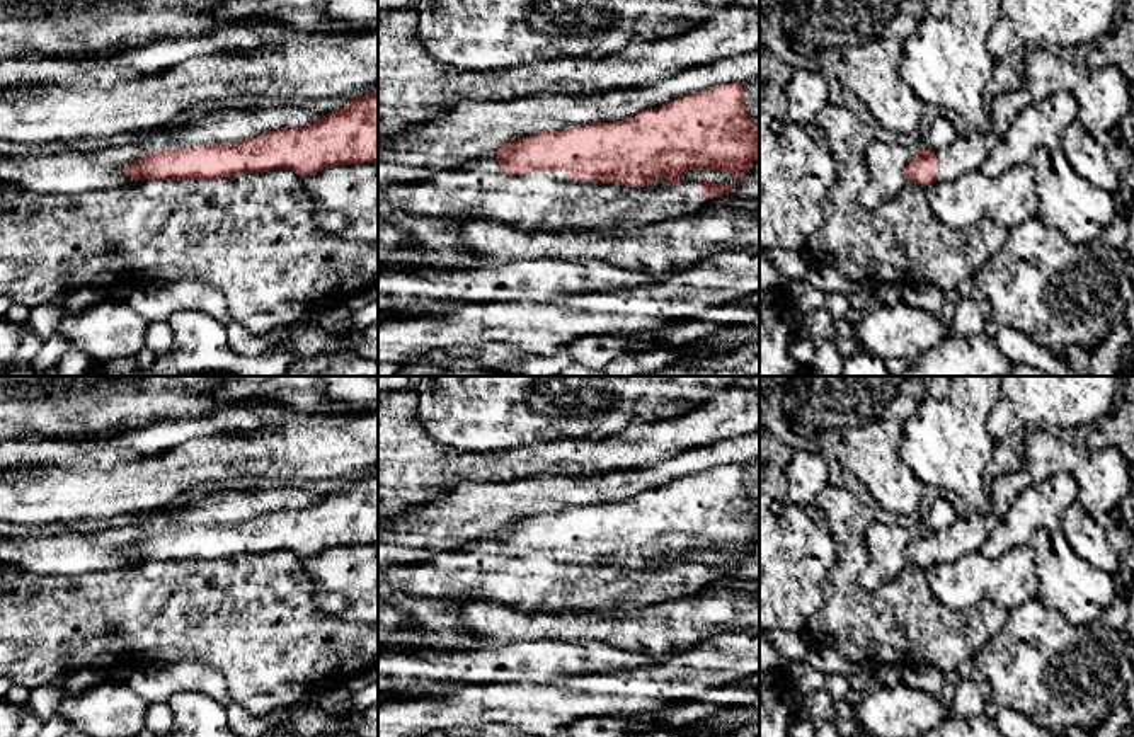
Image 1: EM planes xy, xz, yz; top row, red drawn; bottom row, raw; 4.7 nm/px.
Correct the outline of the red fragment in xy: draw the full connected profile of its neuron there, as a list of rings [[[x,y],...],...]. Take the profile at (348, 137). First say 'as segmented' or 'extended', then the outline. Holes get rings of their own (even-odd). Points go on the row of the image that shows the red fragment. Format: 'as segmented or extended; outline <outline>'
as segmented; outline [[[378,90],[366,97],[352,97],[344,109],[329,112],[305,128],[281,129],[230,145],[160,151],[141,157],[128,165],[124,172],[136,180],[225,180],[242,174],[278,169],[308,177],[324,169],[359,163],[378,163]]]

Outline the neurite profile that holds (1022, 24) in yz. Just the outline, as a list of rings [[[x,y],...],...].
[[[1001,0],[988,48],[996,60],[1032,48],[1100,44],[1119,17],[1119,0]]]

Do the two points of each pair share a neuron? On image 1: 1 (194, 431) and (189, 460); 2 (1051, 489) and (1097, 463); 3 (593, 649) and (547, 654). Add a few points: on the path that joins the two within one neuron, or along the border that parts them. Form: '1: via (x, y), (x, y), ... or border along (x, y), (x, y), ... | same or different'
1: border along (232, 434), (205, 436), (155, 455) | different
2: border along (1034, 482), (1068, 472), (1076, 482), (1078, 499) | different
3: via (581, 654), (559, 654) | same

